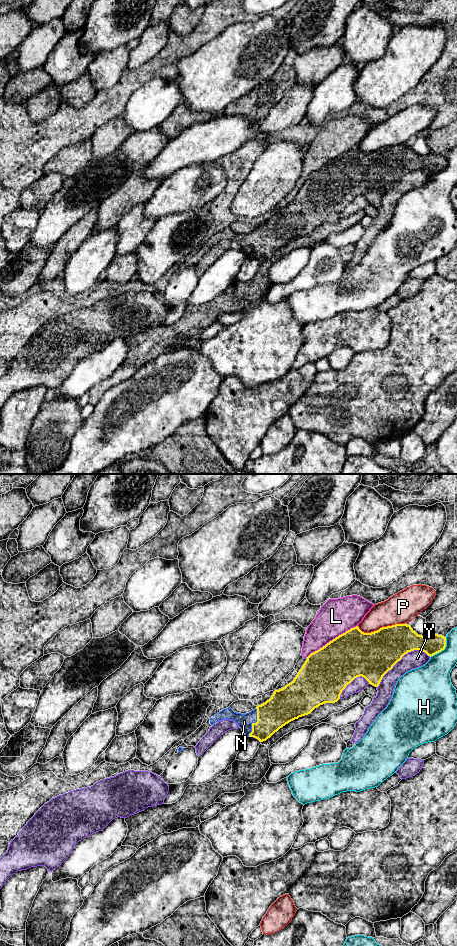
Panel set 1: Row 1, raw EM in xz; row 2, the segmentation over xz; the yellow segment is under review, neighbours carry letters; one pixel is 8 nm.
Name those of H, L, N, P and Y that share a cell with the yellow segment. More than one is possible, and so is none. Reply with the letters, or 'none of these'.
N

